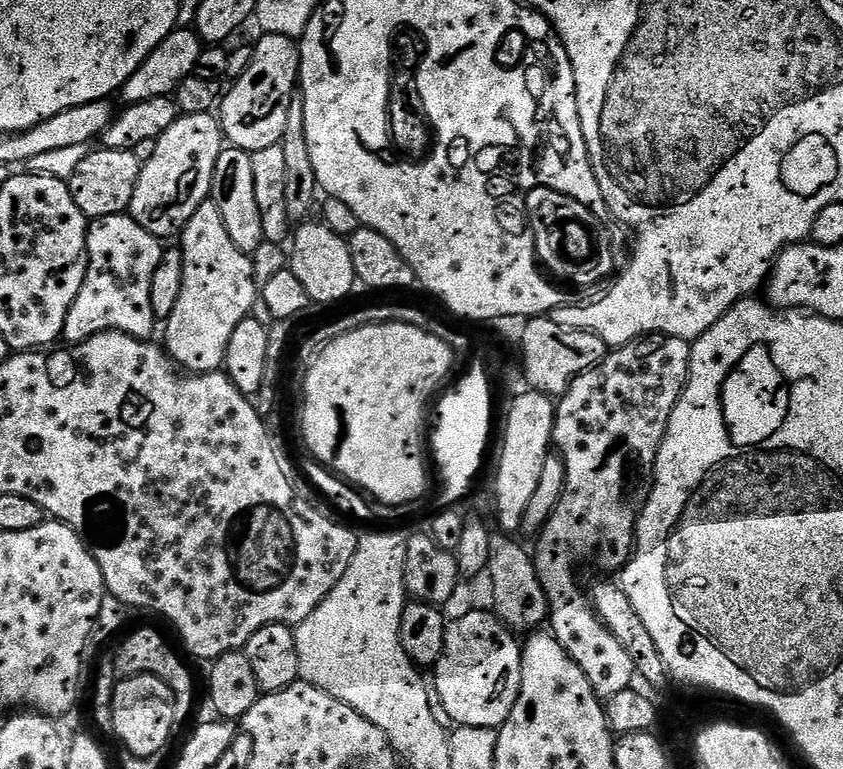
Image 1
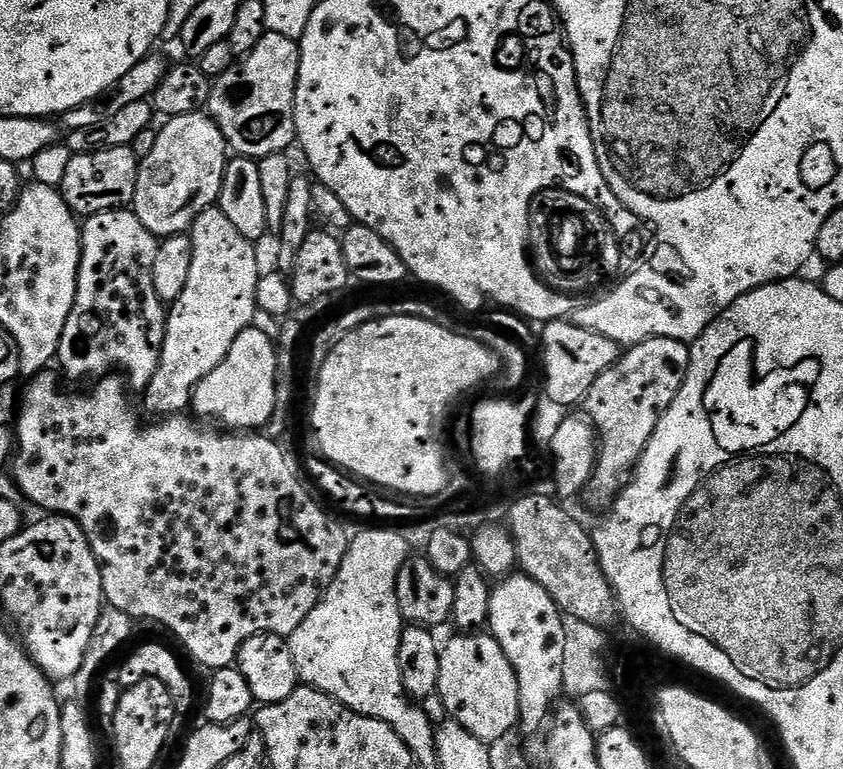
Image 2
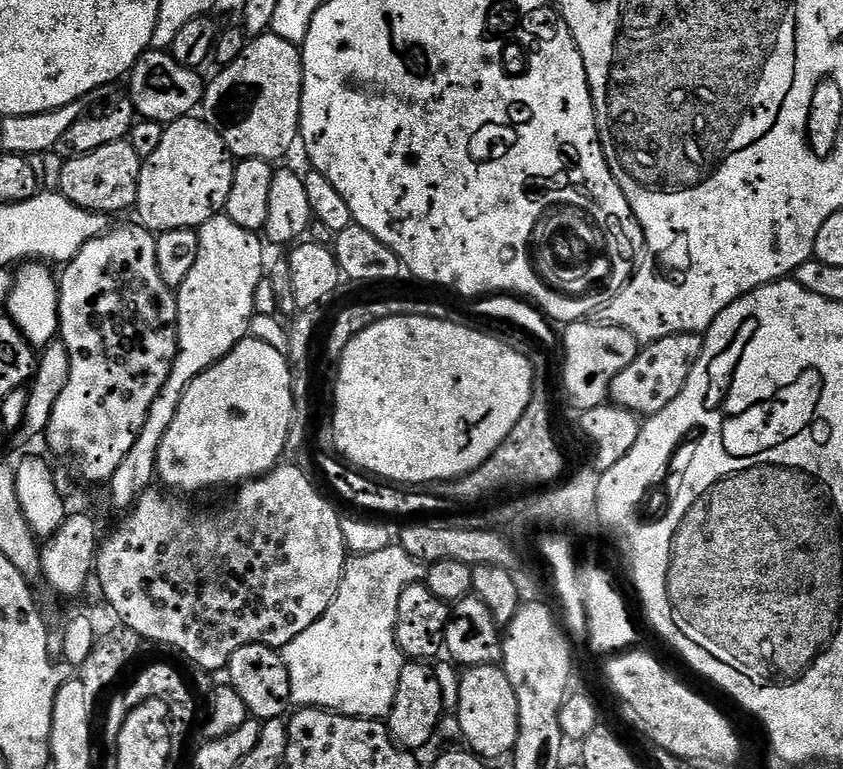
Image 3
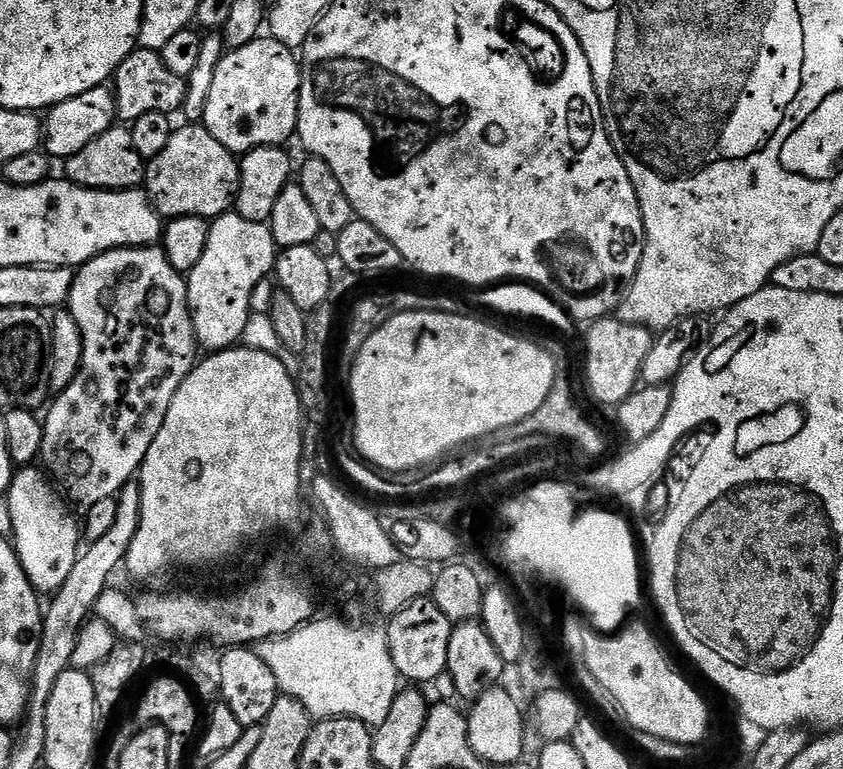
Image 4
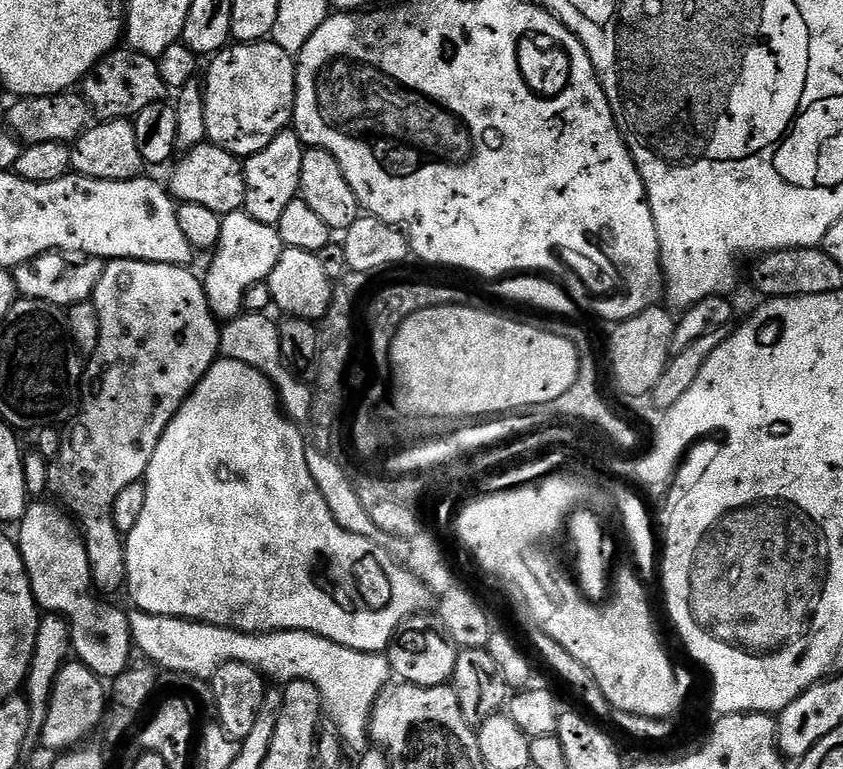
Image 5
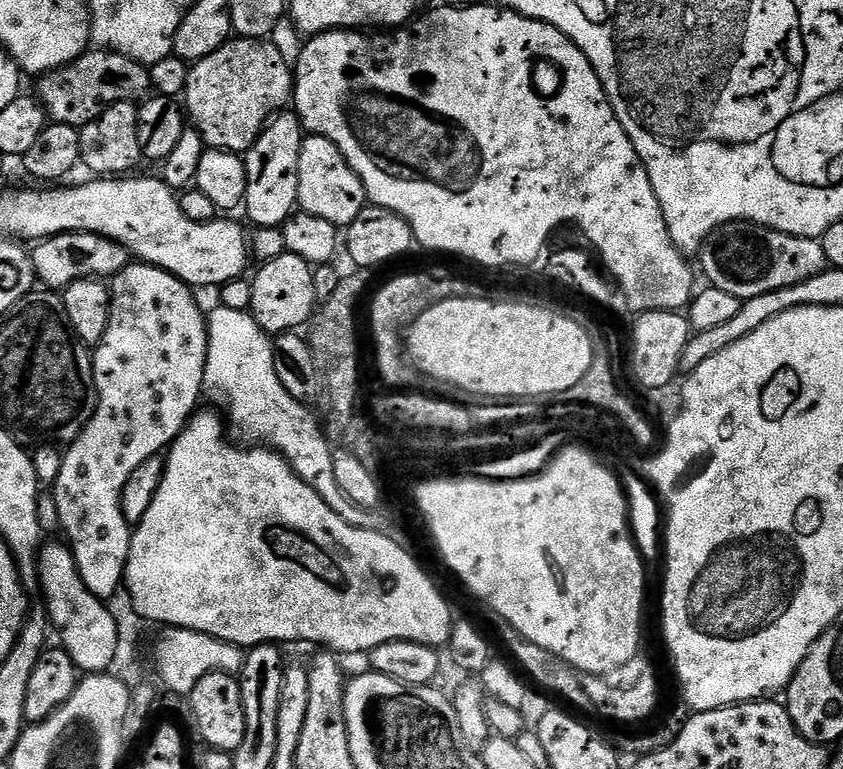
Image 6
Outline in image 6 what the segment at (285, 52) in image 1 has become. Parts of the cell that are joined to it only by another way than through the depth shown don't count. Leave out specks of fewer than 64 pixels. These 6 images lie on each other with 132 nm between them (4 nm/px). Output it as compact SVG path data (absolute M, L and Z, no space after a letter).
M233 38L227 44L223 44L218 50L214 50L214 54L210 54L206 58L195 61L188 69L188 85L184 88L182 97L183 103L186 105L187 115L190 117L191 123L199 130L208 148L222 148L237 154L247 153L252 147L252 143L258 139L260 133L264 131L269 120L277 115L281 110L289 107L290 101L294 96L294 68L293 65L287 64L282 59L282 54L278 54L278 50L267 39L250 40L247 38Z

